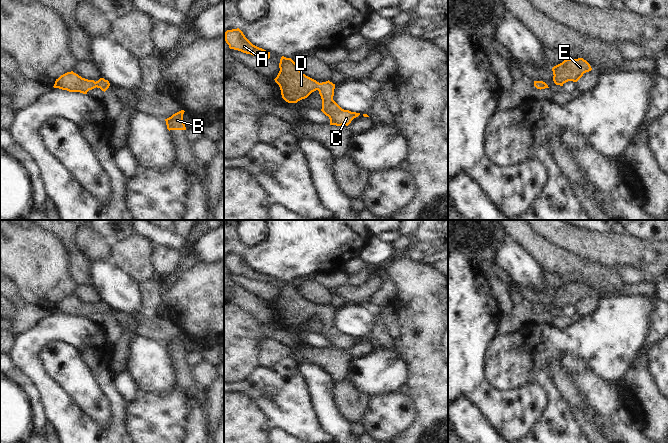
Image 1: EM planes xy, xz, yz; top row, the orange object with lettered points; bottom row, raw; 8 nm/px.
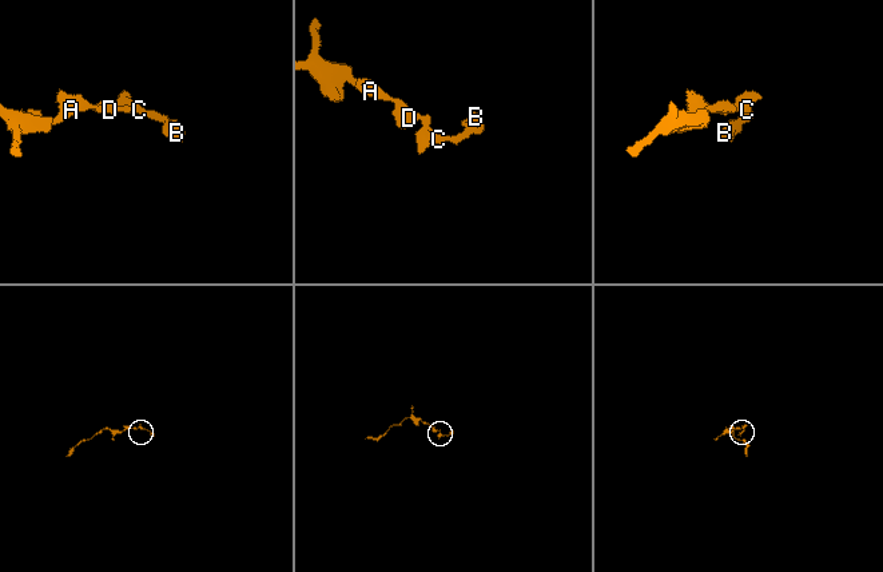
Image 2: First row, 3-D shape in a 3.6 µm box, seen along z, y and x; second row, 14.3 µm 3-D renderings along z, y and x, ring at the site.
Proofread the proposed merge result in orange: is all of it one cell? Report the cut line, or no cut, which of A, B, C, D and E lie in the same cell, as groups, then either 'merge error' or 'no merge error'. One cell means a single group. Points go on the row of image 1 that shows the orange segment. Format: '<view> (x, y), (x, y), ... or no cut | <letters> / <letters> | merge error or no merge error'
no cut | A B C D E | no merge error

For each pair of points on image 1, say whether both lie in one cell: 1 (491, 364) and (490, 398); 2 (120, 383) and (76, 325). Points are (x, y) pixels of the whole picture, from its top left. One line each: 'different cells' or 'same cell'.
1: different cells
2: different cells

